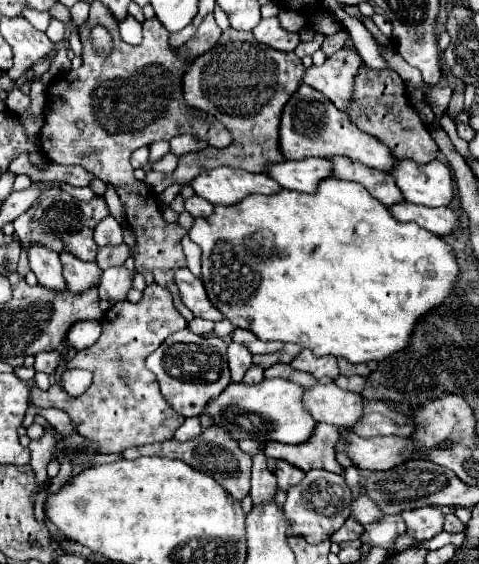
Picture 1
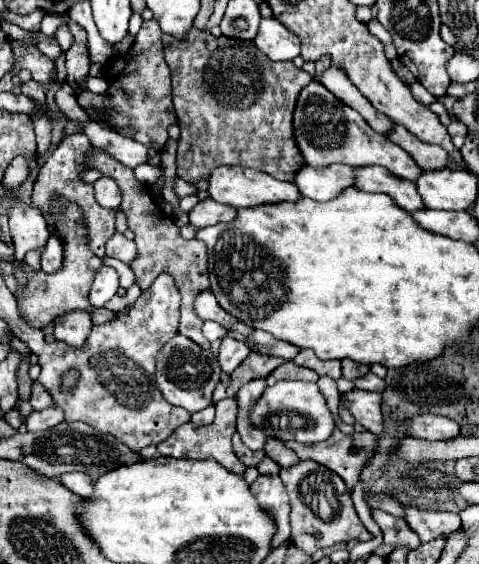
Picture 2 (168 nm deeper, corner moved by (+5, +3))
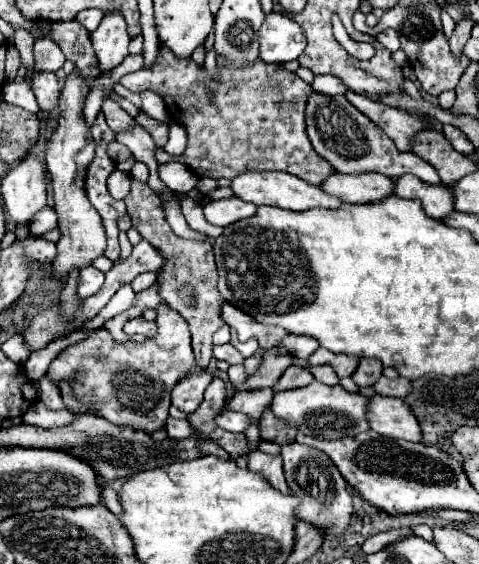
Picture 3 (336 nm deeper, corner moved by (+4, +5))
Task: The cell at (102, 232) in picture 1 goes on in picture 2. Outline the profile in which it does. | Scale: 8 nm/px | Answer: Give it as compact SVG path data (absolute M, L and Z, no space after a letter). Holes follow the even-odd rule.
M114 232L108 242L106 242L106 256L110 258L118 258L122 262L132 262L134 260L134 254L136 254L136 246L132 240L128 240L124 234L120 232Z

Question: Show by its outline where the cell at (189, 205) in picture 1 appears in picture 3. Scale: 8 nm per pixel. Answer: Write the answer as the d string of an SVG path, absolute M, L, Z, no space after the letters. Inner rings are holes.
M227 198L227 200L215 200L209 202L205 208L207 222L215 226L229 226L237 220L251 218L257 212L257 206L251 202L245 202L241 198Z

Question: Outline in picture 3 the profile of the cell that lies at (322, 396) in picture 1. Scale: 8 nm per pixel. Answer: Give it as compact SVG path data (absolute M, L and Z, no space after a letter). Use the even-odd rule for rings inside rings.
M373 396L367 418L371 420L371 430L375 430L381 436L421 442L419 420L411 412L411 408L399 398Z

